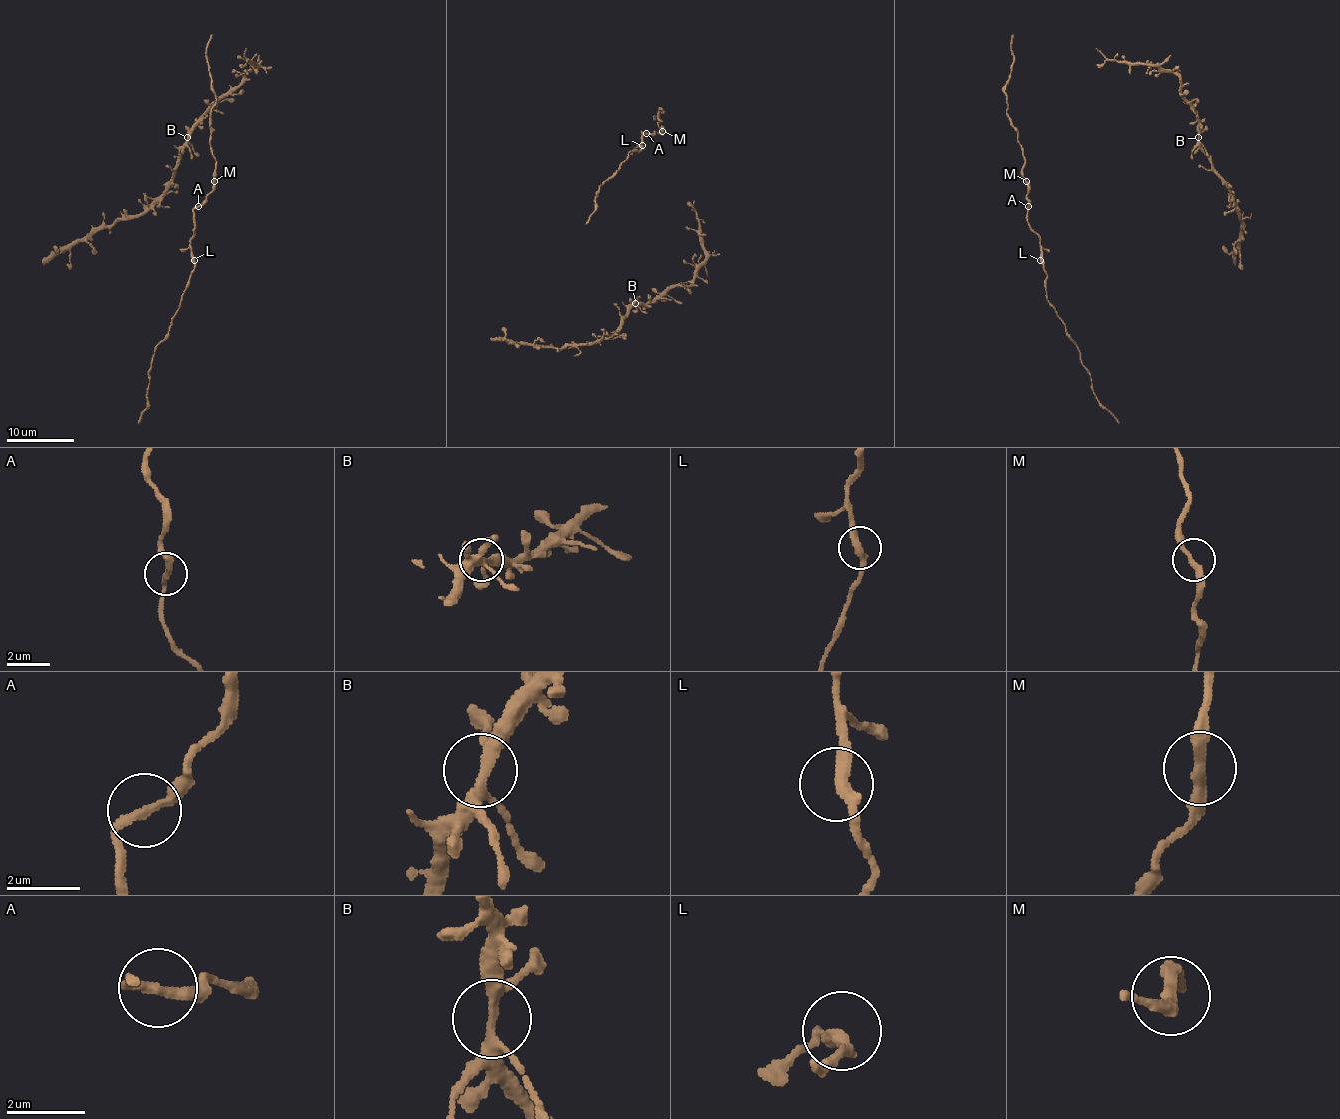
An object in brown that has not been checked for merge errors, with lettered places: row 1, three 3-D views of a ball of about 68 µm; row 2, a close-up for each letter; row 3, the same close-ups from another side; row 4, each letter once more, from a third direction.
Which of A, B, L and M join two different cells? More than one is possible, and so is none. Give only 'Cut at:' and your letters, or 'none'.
Cut at: none

